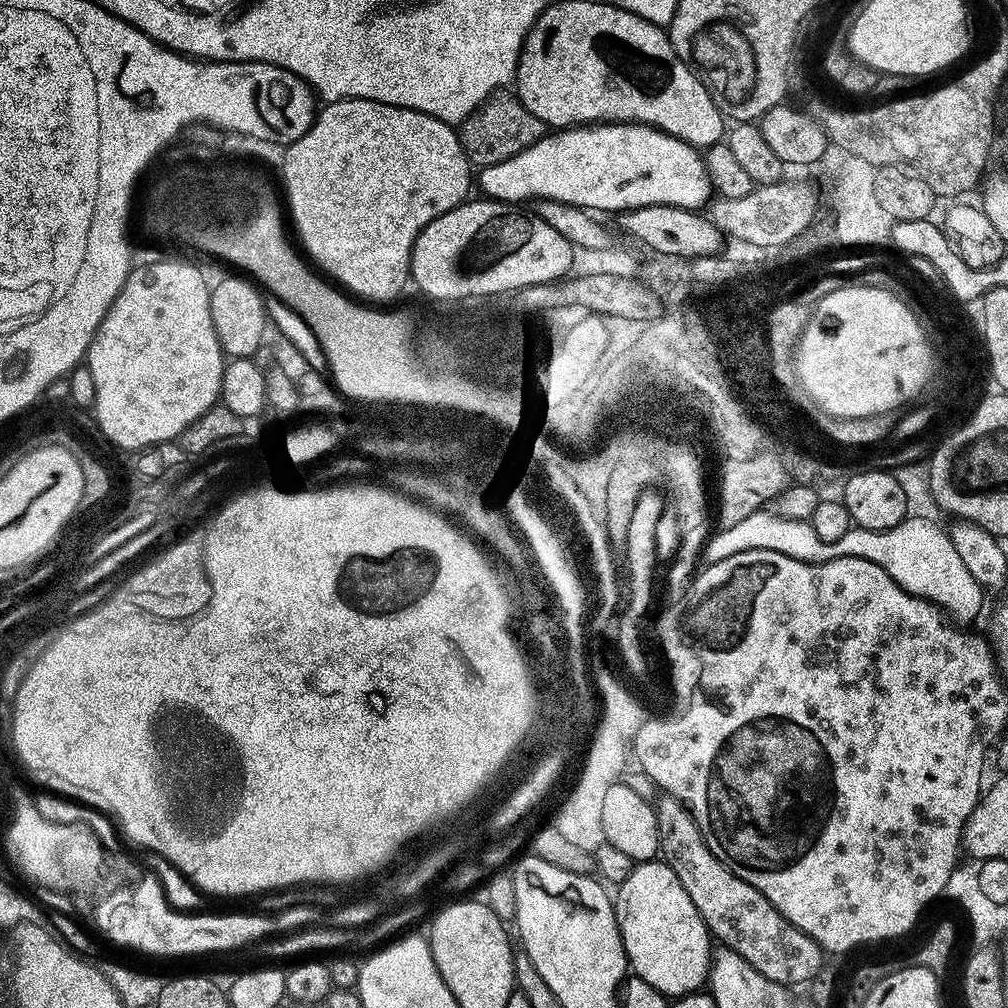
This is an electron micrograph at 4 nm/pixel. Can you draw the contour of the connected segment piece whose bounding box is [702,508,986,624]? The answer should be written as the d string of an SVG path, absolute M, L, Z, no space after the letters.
M763 508L735 526L715 531L707 539L702 558L709 565L752 549L775 550L811 564L836 557L866 558L882 566L908 593L940 605L960 624L970 624L979 616L986 595L955 551L947 531L938 522L930 520L905 517L902 523L888 531L870 531L854 526L840 540L826 543L814 533L811 521L783 518Z

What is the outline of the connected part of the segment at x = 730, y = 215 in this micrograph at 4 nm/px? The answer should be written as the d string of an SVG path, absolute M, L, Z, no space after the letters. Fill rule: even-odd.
M782 178L772 184L757 185L744 198L717 197L708 206L708 217L727 237L758 248L787 247L797 241L814 224L818 208L818 192L812 184L797 184Z

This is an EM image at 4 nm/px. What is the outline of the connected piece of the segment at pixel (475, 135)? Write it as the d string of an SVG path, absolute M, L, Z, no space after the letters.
M503 88L491 95L463 121L458 128L460 144L470 164L488 167L517 156L524 148L529 148L544 135L548 127L540 118L526 110L515 93Z

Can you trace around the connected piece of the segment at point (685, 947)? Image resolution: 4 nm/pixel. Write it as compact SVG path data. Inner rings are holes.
M660 858L637 863L629 876L615 889L614 907L624 952L628 956L628 967L635 976L642 978L642 982L650 982L654 990L669 998L701 991L709 983L714 959L713 937L706 922L700 917L698 907L694 906L668 863Z

